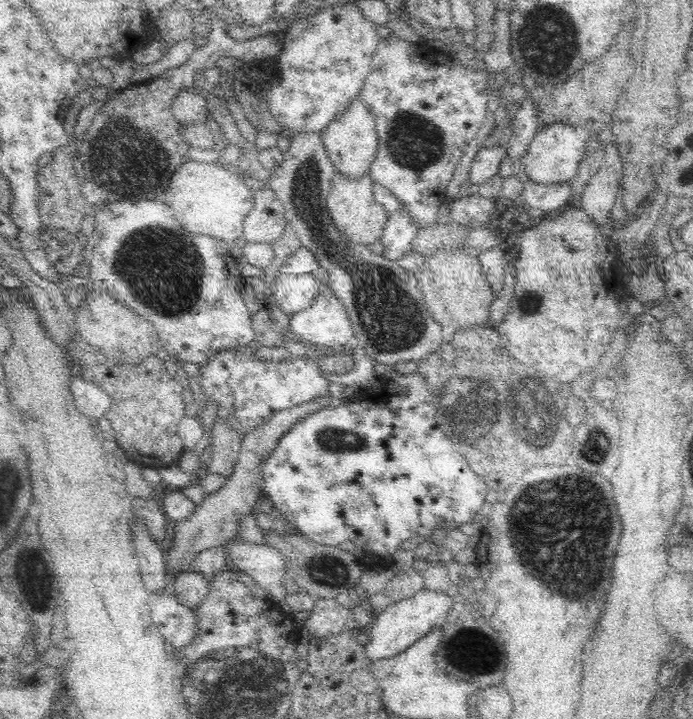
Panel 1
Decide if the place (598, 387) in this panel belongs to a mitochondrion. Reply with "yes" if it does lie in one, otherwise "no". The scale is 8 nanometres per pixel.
no

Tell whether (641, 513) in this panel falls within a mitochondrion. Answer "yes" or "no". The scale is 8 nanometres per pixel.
no

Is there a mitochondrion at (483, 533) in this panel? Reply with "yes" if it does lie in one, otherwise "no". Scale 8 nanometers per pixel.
no

